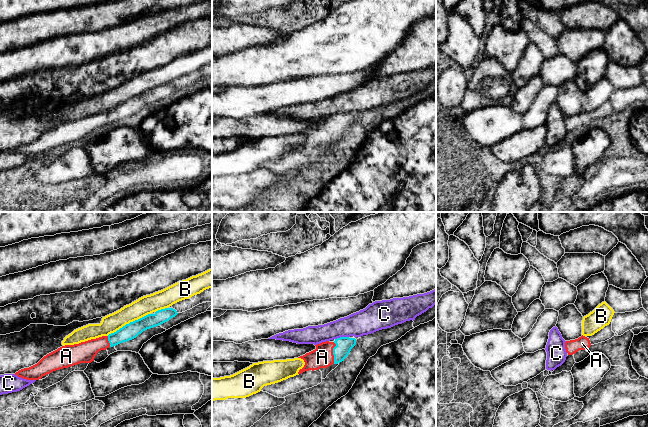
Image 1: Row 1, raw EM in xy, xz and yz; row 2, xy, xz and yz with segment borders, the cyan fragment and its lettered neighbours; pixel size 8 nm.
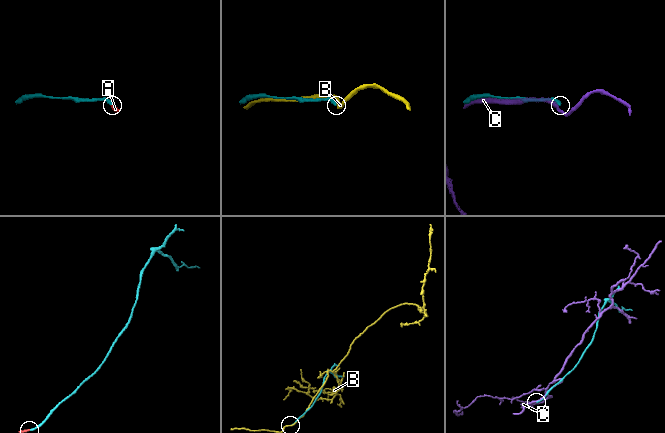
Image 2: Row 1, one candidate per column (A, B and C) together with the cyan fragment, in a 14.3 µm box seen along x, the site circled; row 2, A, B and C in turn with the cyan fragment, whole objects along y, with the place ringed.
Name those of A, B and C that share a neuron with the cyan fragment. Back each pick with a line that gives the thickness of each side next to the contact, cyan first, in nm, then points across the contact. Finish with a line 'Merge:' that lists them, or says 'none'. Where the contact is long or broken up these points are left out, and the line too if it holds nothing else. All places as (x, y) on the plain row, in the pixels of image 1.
A: Thickness 130 nm (cyan) against 180 nm. Path across: xz (344, 121), (333, 129), (326, 129), (322, 133)
Merge: A

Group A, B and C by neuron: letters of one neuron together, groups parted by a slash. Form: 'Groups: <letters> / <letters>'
Groups: A / B / C

